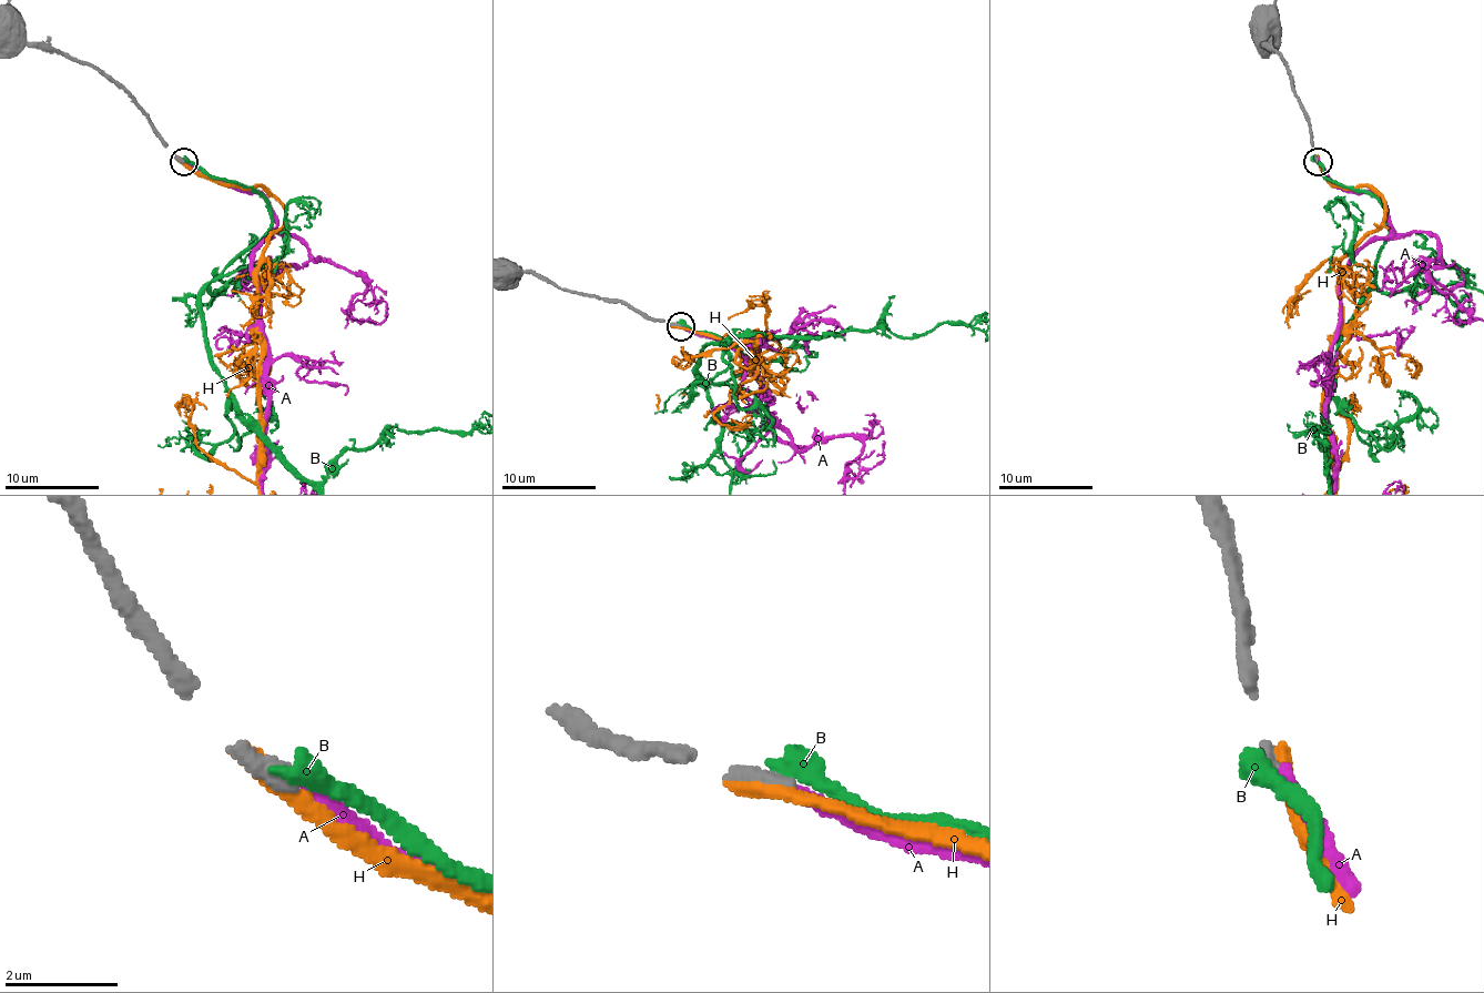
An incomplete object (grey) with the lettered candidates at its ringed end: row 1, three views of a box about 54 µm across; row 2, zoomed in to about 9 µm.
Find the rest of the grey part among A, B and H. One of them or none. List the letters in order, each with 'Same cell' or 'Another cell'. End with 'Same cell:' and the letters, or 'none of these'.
A: Another cell
B: Another cell
H: Another cell
Same cell: none of these

